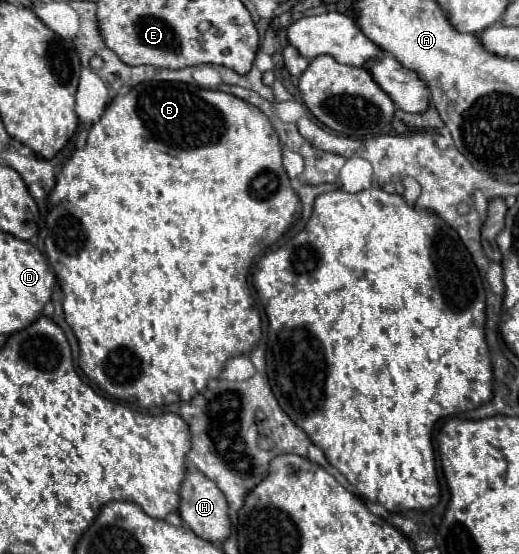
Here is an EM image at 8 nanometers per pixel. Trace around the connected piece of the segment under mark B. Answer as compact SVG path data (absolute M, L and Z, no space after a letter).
M181 82L137 84L127 94L115 96L113 102L105 108L99 122L91 126L85 148L77 150L67 160L61 174L57 176L57 186L49 194L45 252L65 294L65 320L79 340L81 370L101 390L105 390L113 398L123 398L121 402L137 404L139 408L189 402L207 386L209 380L221 376L223 366L229 358L249 354L257 346L261 338L261 316L251 298L247 276L255 257L275 244L289 228L293 228L301 214L301 200L291 188L289 176L281 164L281 152L283 146L277 132L273 130L267 116L255 106L249 106L247 102L225 92L201 90L199 86Z

